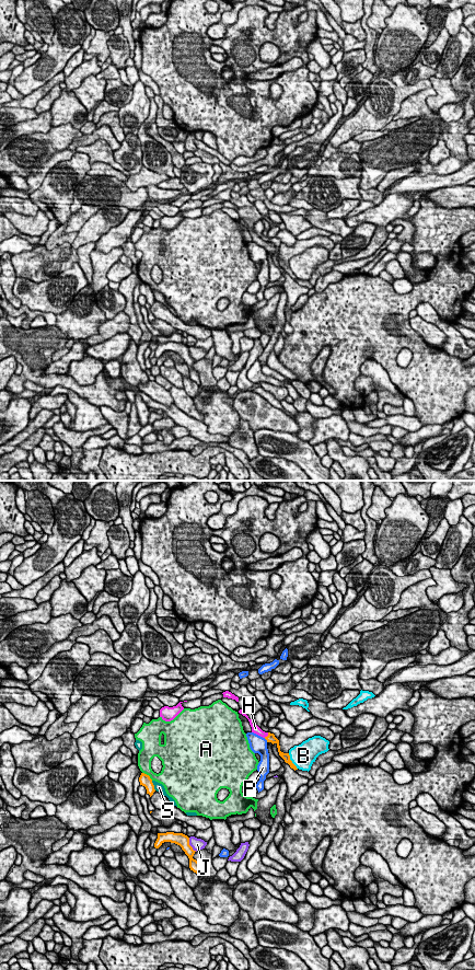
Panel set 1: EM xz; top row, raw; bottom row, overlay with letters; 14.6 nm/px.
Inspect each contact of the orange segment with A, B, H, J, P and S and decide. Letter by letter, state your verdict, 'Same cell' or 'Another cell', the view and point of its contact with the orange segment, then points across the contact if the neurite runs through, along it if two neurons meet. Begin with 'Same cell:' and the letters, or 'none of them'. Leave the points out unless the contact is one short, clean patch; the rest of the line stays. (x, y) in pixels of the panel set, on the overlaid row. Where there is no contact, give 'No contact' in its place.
Same cell: H
A: Another cell. Touches orange at xz (148, 775)
B: Another cell. Touches orange at xz (291, 761)
H: Same cell. Touches orange at xz (267, 736). Path across: xz (270, 738), (267, 736), (255, 728)
J: Another cell. Touches orange at xz (189, 845)
P: Another cell. Touches orange at xz (266, 739)
S: Another cell. Touches orange at xz (153, 785)

